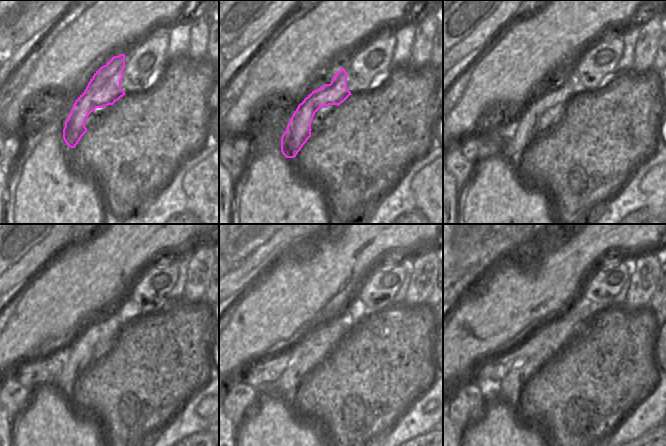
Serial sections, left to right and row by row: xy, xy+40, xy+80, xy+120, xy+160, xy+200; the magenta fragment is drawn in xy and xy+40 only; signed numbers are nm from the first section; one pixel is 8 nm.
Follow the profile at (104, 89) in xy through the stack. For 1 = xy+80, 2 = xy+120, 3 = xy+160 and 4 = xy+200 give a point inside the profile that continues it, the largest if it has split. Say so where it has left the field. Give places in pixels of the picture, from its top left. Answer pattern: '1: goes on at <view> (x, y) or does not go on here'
1: goes on at xy+80 (524, 134)
2: goes on at xy+120 (79, 358)
3: goes on at xy+160 (298, 370)
4: goes on at xy+200 (510, 387)

